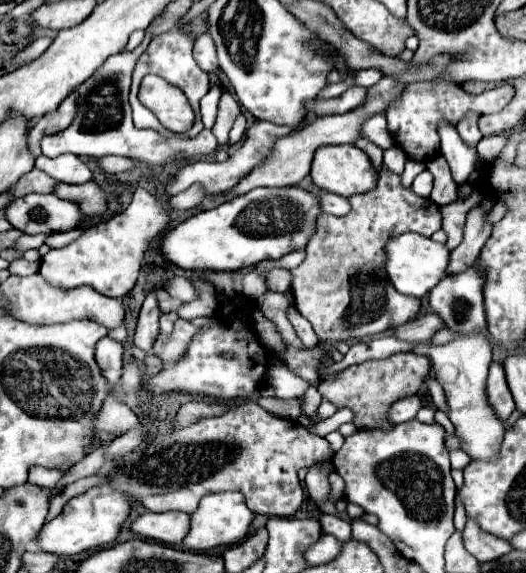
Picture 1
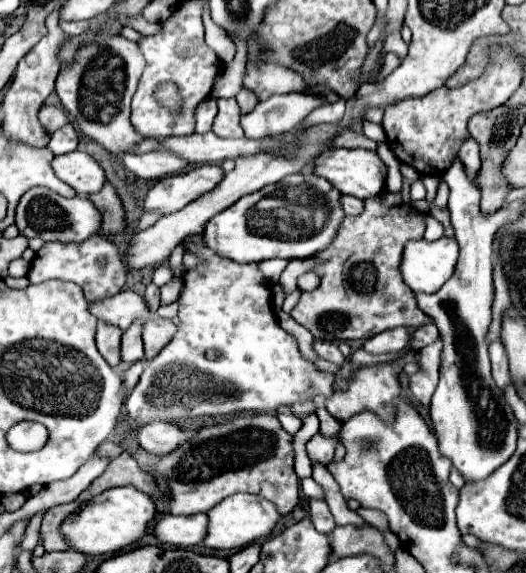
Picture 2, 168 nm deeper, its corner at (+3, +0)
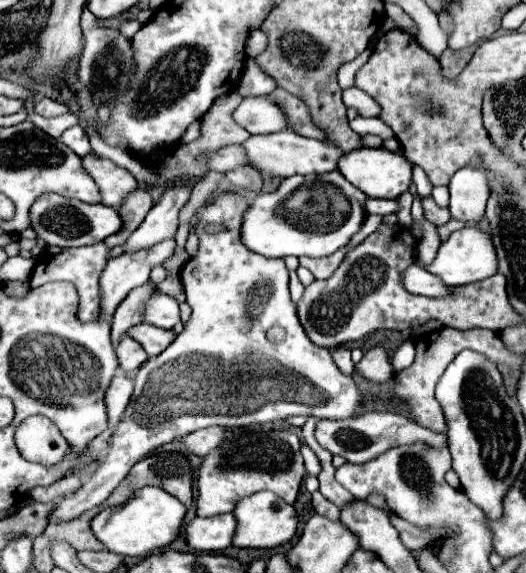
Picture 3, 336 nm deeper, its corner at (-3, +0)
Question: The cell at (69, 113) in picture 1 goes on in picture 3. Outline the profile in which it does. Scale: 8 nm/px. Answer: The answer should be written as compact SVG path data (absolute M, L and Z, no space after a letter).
M42 97L40 101L36 101L34 111L38 115L42 115L42 117L58 117L58 115L68 113L68 107L64 103L58 103L58 101L52 101L48 97Z

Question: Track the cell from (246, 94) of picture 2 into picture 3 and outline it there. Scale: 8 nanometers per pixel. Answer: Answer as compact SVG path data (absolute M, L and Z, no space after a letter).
M248 59L244 63L244 69L238 81L238 93L242 97L258 97L258 95L270 95L274 89L276 89L276 83L272 83L272 79L268 79L268 75L264 75L260 67L256 67L254 59Z

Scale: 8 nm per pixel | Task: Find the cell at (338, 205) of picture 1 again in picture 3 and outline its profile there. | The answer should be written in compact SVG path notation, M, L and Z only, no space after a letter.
M366 199L364 203L364 209L366 213L378 213L378 215L390 215L390 213L396 213L398 207L396 207L396 201L392 199Z

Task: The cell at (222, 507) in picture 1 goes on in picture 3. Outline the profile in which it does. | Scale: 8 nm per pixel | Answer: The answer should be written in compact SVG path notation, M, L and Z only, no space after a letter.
M260 491L250 497L240 499L240 503L236 503L236 509L232 511L232 515L236 517L236 533L232 539L234 547L270 549L270 547L284 545L294 537L296 525L298 525L298 515L296 515L294 507L284 503L278 495L272 495L270 491Z

